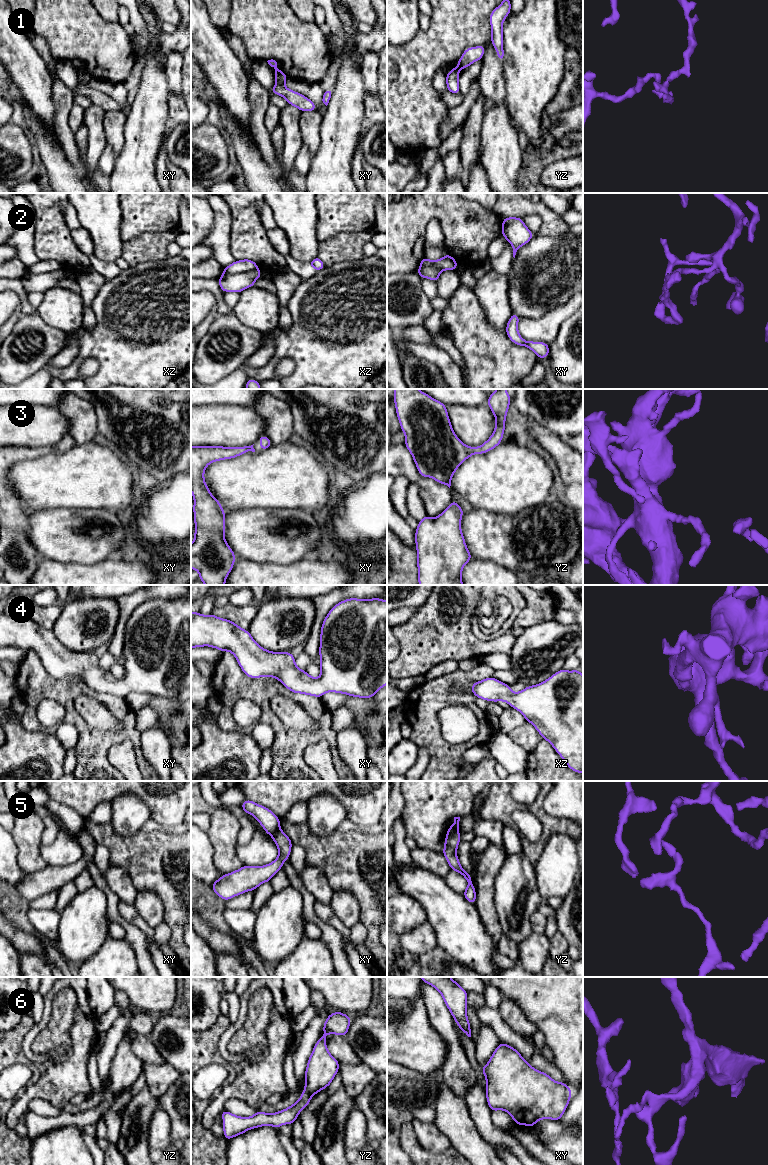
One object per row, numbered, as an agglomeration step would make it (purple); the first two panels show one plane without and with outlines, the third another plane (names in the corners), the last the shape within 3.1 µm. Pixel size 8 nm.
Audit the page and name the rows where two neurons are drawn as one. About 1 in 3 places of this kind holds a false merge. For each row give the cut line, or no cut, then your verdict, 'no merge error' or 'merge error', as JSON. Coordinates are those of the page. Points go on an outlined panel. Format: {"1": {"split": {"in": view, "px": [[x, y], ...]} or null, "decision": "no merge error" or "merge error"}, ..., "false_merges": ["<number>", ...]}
{"1": {"split": {"in": "xy", "px": [[277, 67], [275, 69]]}, "decision": "merge error"}, "2": {"split": {"in": "xz", "px": [[257, 267], [243, 272], [223, 274]]}, "decision": "merge error"}, "3": {"split": null, "decision": "no merge error"}, "4": {"split": null, "decision": "no merge error"}, "5": {"split": {"in": "xy", "px": [[279, 827], [271, 835]]}, "decision": "merge error"}, "6": {"split": null, "decision": "no merge error"}, "false_merges": ["1", "2", "5"]}

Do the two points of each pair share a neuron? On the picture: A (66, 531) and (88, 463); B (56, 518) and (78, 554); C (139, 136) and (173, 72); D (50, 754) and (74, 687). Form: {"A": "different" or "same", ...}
{"A": "different", "B": "same", "C": "different", "D": "different"}

